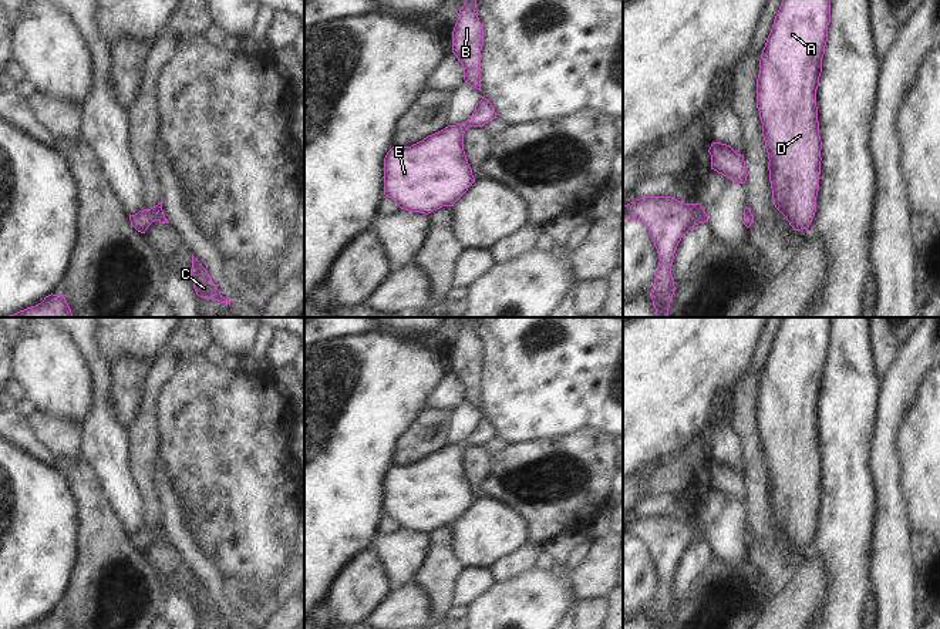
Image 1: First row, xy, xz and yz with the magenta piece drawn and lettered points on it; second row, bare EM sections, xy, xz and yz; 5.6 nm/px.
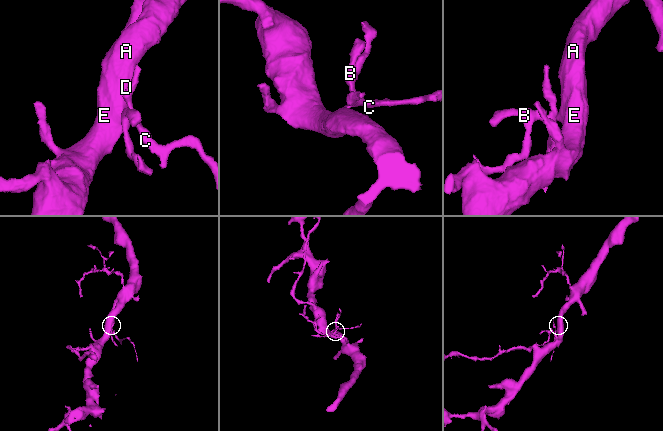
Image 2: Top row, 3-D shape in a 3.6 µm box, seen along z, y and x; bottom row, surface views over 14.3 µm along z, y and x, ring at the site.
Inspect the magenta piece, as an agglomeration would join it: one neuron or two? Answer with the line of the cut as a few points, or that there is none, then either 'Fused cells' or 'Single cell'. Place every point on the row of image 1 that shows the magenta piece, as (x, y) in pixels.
No split. Single cell.

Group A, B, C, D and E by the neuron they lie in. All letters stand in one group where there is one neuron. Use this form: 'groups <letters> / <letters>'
groups A B C D E

